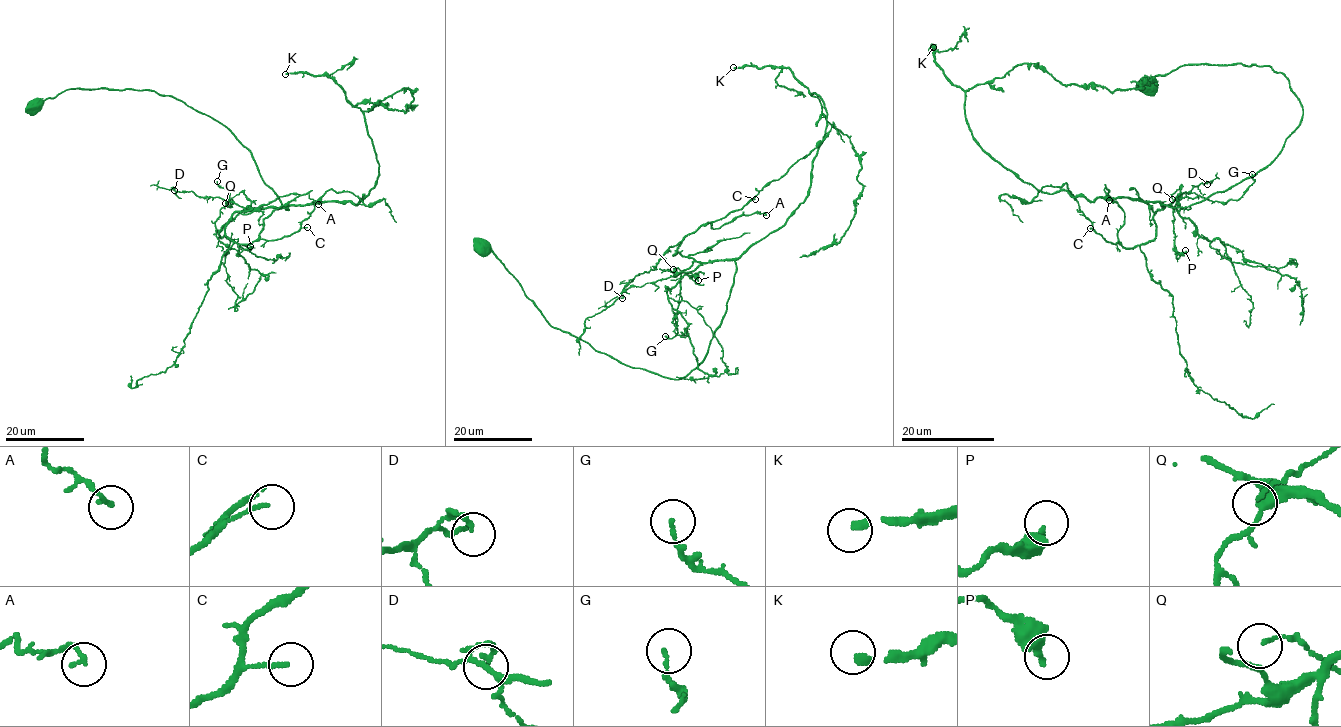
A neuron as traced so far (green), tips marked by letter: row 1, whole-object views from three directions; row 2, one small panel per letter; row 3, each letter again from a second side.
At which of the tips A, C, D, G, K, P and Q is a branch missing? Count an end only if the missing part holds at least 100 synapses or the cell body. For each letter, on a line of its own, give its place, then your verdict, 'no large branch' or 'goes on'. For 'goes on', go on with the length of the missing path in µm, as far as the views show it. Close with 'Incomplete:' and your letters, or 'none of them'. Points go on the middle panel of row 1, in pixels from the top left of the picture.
A: at (766, 215); no large branch
C: at (755, 199); no large branch
D: at (622, 298); no large branch
G: at (665, 336); no large branch
K: at (733, 67); goes on; about 60 µm are missing
P: at (698, 280); no large branch
Q: at (673, 269); no large branch
Incomplete: K

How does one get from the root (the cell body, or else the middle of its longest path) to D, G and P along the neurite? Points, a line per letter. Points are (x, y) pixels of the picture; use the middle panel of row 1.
D: (483, 246), (552, 327), (672, 379), (703, 360), (736, 266), (695, 261), (622, 298)
G: (483, 246), (552, 327), (672, 379), (703, 360), (733, 260), (682, 272), (678, 333), (665, 336)
P: (483, 246), (552, 327), (672, 379), (703, 360), (734, 261), (663, 270), (698, 280)

